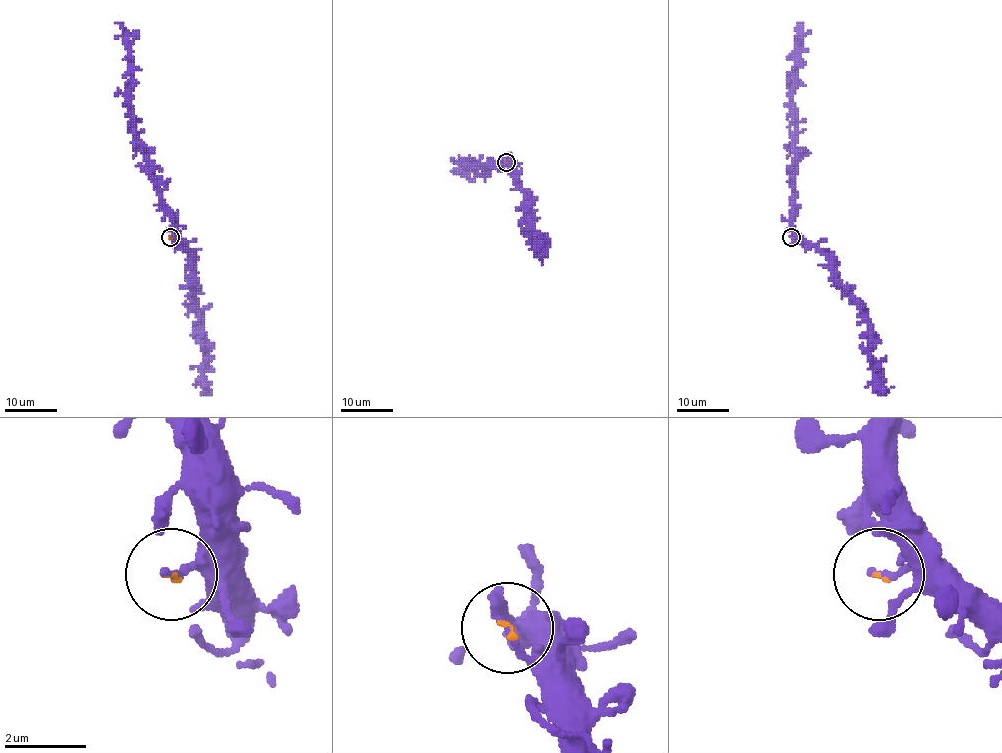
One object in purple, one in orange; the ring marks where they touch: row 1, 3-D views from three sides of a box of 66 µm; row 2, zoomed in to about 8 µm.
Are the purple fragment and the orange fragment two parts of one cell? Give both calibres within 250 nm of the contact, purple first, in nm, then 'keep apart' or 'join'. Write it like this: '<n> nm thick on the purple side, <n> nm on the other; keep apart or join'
160 nm thick on the purple side, 70 nm on the other; join

